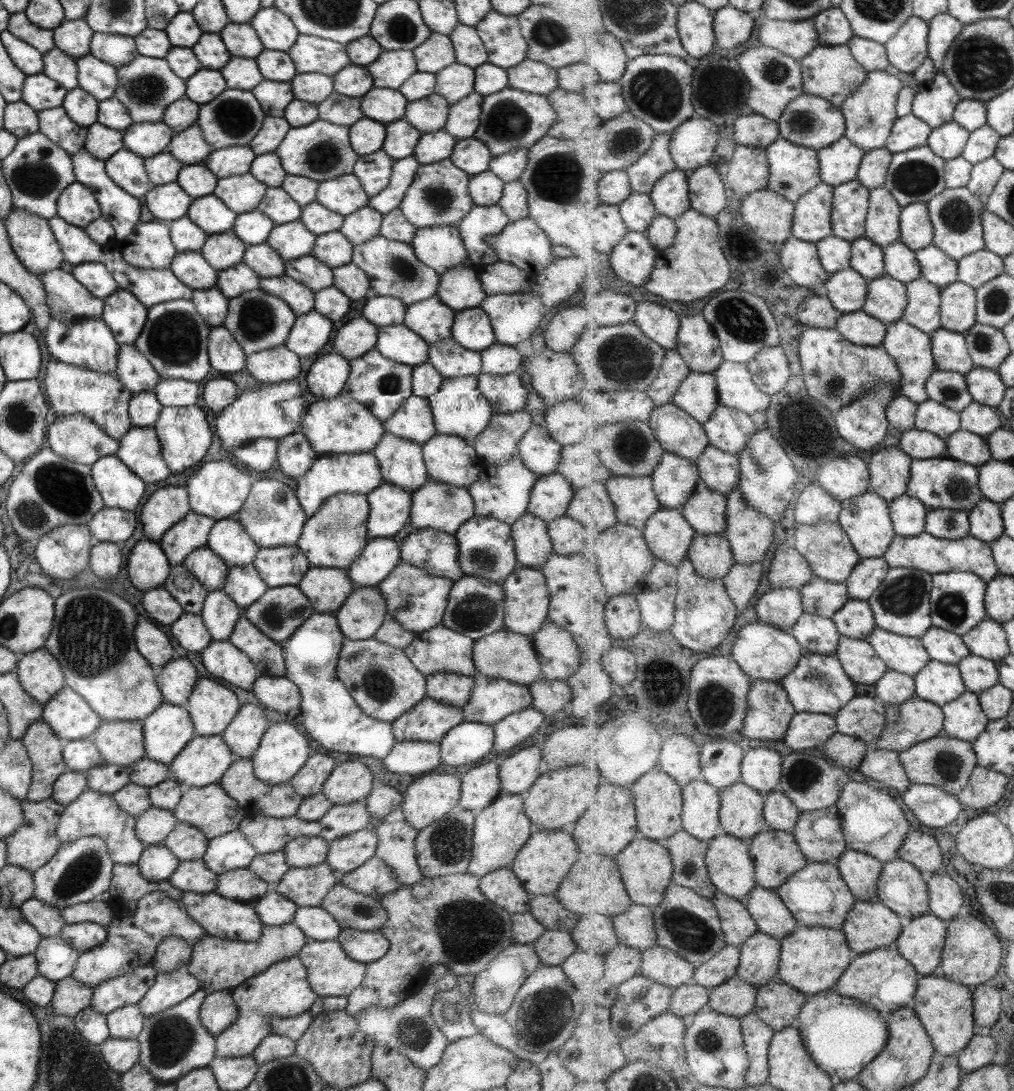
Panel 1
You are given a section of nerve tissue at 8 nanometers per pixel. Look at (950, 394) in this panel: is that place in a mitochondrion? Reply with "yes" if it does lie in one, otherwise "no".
yes

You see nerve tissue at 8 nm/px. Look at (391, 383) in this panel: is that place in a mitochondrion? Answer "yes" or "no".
yes

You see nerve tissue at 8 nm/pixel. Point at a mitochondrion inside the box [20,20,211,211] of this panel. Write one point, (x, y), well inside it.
(149, 89)

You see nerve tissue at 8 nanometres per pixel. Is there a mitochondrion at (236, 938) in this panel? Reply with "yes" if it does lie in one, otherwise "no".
no

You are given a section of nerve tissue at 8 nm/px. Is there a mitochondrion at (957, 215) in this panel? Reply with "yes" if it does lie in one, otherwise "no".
yes

